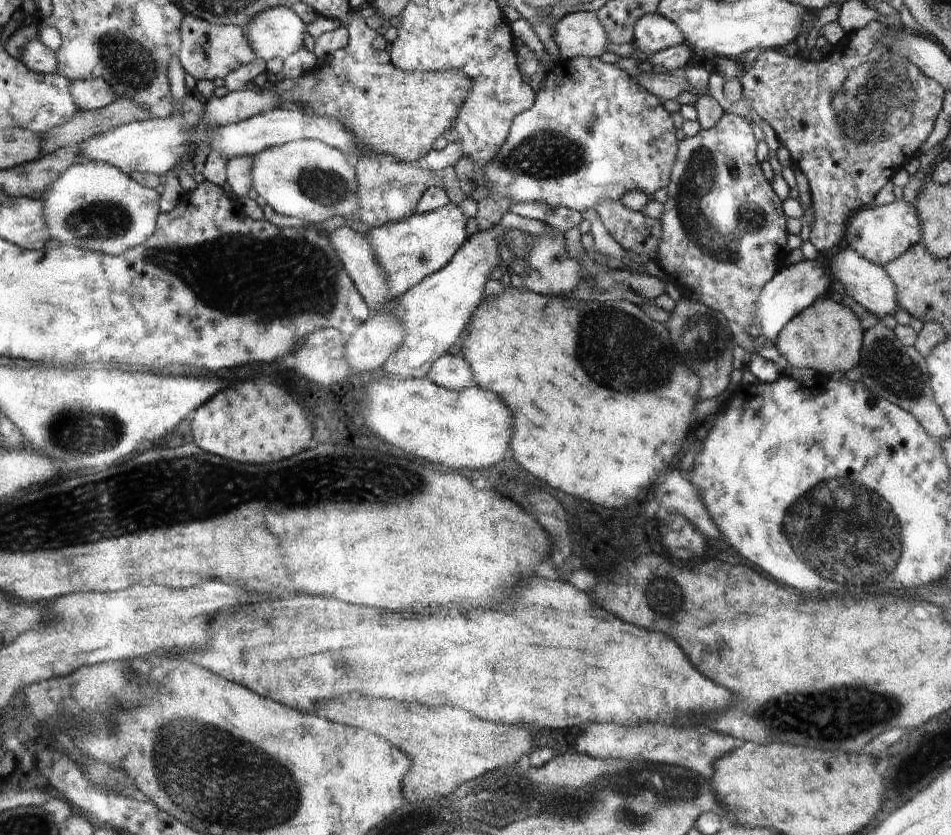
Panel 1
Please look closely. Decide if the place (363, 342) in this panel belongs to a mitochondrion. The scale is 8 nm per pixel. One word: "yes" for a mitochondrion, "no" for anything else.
no

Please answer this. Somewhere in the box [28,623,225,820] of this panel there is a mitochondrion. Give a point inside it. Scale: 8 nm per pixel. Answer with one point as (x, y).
(106, 777)

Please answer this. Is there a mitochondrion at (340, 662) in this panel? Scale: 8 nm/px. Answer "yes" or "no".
yes

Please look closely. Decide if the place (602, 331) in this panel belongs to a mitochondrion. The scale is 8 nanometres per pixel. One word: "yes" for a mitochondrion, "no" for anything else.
yes

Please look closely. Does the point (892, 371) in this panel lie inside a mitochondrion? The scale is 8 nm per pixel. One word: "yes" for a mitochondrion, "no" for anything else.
yes

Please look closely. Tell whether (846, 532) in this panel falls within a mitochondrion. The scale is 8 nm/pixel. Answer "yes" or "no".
yes

